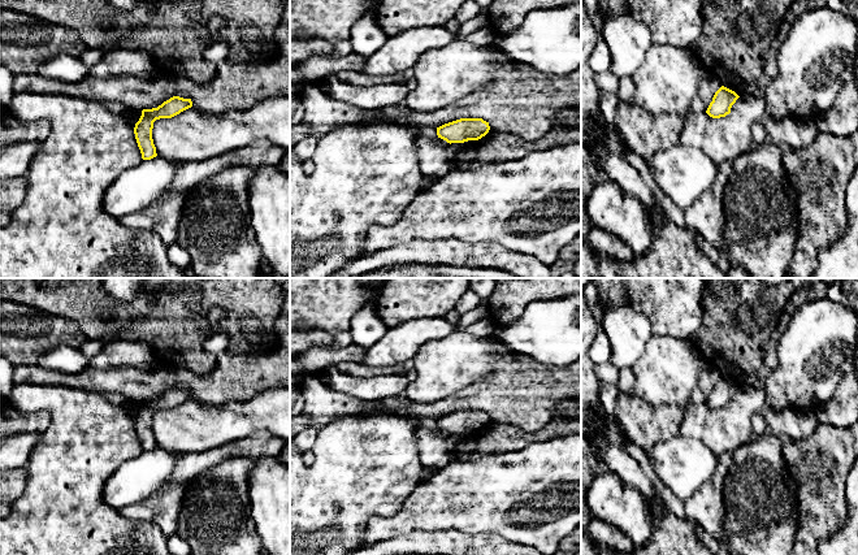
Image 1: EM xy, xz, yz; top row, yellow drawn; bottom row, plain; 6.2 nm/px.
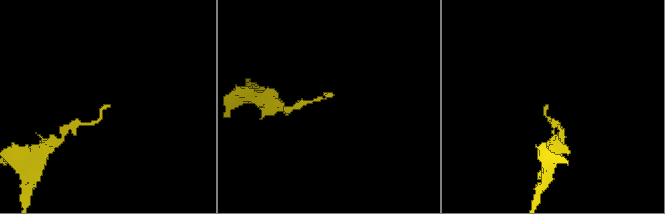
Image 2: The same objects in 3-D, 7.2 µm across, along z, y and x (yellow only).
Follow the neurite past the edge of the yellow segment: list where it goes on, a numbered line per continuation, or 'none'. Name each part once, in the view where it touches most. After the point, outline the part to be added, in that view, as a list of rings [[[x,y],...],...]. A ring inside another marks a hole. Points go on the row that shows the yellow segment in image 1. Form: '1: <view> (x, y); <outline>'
none

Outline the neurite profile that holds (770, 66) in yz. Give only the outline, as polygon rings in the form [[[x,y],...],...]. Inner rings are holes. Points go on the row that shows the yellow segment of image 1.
[[[796,0],[785,13],[785,17],[779,27],[777,38],[771,43],[767,60],[763,64],[766,74],[772,79],[777,75],[777,51],[783,40],[788,36],[794,21],[806,10],[827,6],[827,0]]]

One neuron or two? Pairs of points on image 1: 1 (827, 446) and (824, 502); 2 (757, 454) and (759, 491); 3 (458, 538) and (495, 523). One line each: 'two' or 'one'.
1: one
2: one
3: two

